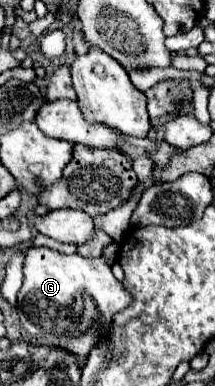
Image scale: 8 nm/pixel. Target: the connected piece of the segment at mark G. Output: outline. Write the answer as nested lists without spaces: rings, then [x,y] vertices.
[[[30,248],[26,254],[26,260],[24,260],[24,284],[18,292],[16,310],[18,310],[22,326],[26,328],[26,332],[32,338],[36,338],[44,346],[60,348],[70,354],[76,354],[78,358],[82,358],[82,366],[84,366],[92,346],[102,342],[102,338],[106,338],[106,334],[110,332],[114,314],[122,312],[126,306],[130,306],[132,300],[134,300],[132,294],[128,294],[124,284],[114,278],[114,274],[104,258],[92,260],[92,258],[82,258],[78,254],[66,256],[56,250],[48,250],[48,248]]]

